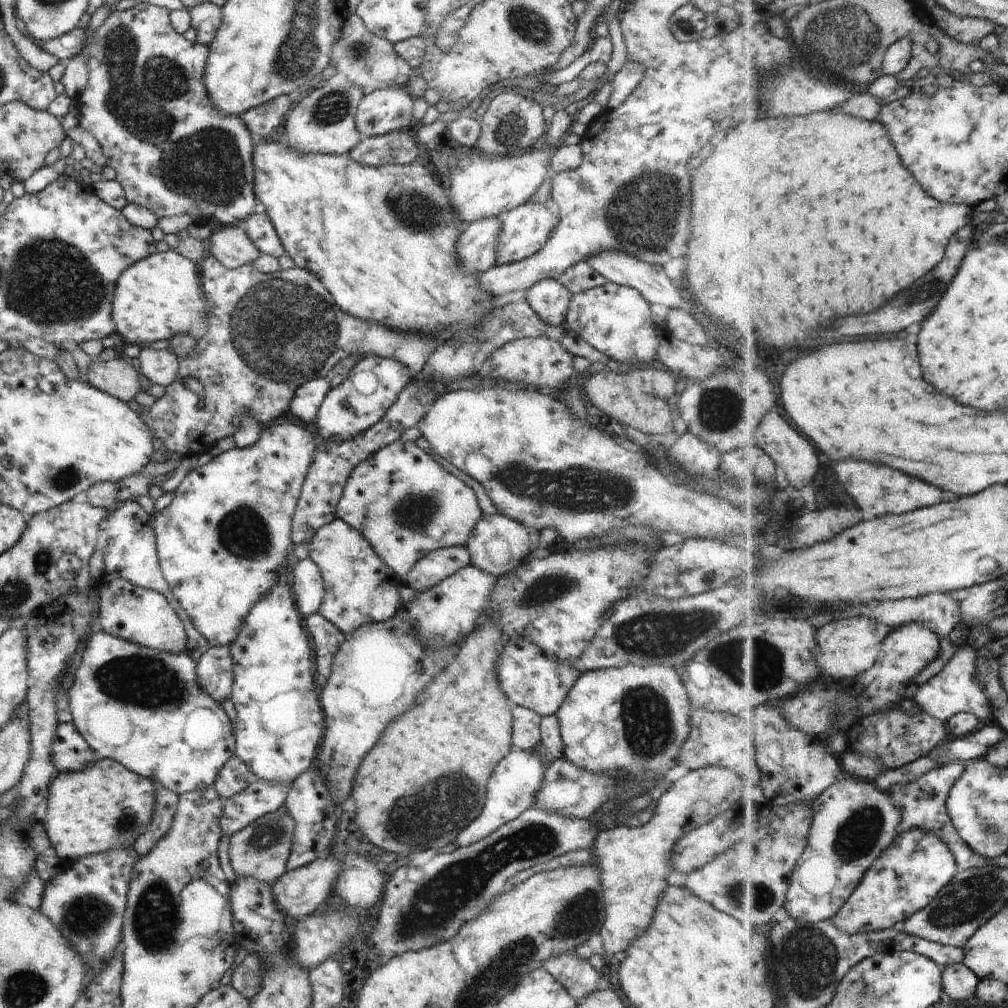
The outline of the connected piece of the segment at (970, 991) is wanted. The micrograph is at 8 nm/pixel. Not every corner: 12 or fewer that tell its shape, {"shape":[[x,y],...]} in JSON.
{"shape":[[966,963],[949,966],[945,992],[977,996],[981,978]]}

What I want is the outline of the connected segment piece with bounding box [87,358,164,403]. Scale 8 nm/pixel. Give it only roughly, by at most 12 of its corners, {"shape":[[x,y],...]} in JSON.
{"shape":[[92,358],[88,383],[122,402],[140,392],[153,401],[164,388],[142,388],[138,371],[123,359]]}

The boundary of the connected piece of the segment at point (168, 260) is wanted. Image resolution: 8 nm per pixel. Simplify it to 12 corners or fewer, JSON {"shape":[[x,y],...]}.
{"shape":[[170,249],[117,280],[123,342],[203,339],[209,306],[199,269]]}

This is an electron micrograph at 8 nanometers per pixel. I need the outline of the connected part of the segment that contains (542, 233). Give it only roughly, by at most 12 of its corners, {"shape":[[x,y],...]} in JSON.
{"shape":[[540,203],[499,216],[496,265],[544,246],[555,219]]}

